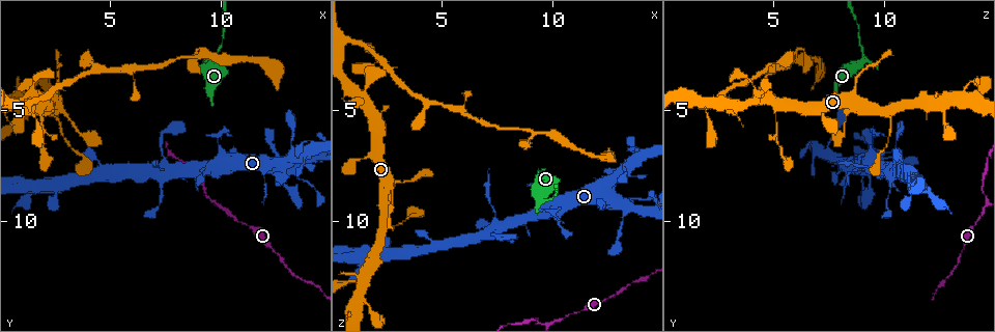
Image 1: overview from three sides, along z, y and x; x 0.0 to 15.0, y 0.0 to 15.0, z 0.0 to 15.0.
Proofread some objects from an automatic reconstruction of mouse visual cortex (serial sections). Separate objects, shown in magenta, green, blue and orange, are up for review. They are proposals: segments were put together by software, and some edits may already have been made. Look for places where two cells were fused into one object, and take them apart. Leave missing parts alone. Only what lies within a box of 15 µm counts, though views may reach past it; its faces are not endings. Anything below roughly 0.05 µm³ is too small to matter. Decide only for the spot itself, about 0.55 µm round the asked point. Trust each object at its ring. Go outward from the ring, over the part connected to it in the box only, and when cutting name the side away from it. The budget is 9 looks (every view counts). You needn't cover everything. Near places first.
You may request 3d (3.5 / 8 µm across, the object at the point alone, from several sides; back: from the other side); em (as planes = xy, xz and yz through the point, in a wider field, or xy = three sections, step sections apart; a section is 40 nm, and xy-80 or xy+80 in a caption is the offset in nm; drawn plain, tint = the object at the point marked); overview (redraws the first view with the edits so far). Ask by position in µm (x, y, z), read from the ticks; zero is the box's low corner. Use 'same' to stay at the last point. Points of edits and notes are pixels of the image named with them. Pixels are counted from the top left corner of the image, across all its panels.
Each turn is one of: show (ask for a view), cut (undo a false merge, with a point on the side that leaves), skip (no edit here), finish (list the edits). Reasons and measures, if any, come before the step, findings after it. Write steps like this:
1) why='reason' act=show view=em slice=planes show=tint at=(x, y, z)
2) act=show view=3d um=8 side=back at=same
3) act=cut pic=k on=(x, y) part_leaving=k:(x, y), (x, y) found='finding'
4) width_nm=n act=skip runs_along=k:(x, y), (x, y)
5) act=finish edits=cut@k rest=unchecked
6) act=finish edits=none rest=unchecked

why='calibre changes' act=show view=3d um=3.5 at=(9.4, 2.8, 9.1)

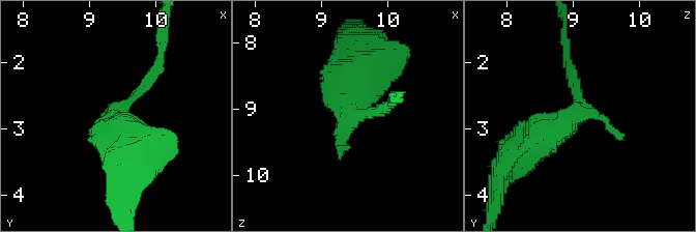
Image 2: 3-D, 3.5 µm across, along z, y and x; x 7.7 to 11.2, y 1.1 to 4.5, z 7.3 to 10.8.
why='need the tissue' act=show view=em slice=xy step=5 show=tint at=(9.45, 2.75, 9.00)

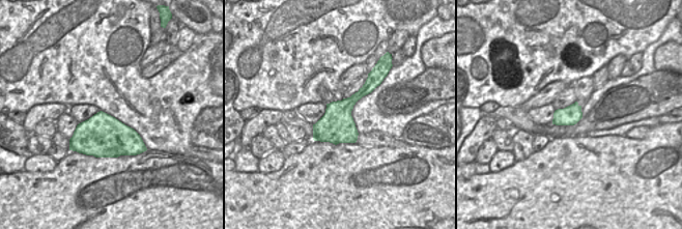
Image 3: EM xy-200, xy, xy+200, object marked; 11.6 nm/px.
act=skip found='one cell here'

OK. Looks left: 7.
why='thick turns thin' act=show view=em slice=xy step=2 show=tint at=(9.0, 2.5, 5.9)

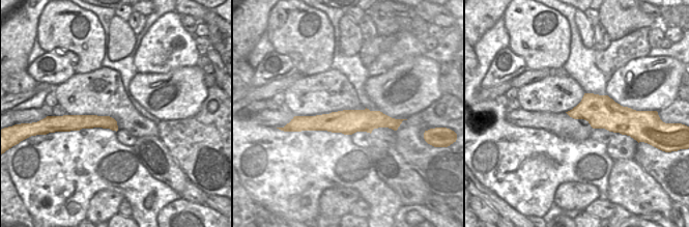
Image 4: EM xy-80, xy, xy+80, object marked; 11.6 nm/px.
act=show view=3d um=3.5 at=same

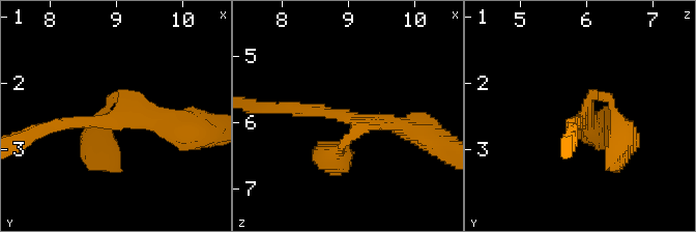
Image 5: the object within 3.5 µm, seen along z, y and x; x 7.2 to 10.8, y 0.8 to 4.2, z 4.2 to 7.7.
arms=3 act=skip runs_along=5:(284, 108), (319, 110), (414, 128) found='all the same cell'

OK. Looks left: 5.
why='thick turns thin' act=show view=3d um=3.5 at=(2.0, 6.1, 5.2)

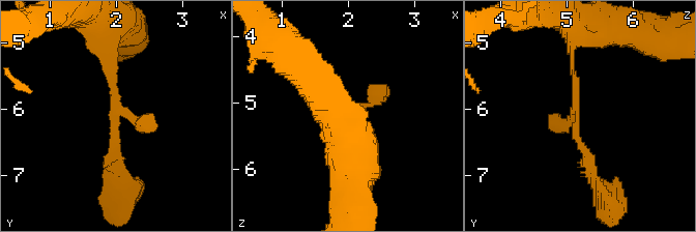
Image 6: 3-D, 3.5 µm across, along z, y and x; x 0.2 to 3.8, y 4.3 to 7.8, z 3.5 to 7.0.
why='now the EM' act=show view=em slice=planes show=tint at=(2.00, 6.15, 5.15)

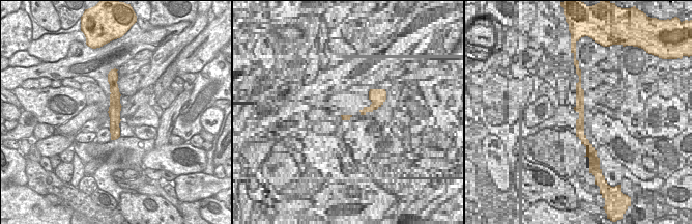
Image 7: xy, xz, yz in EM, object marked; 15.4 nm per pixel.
width_nm=190 act=skip runs_along=7:(113, 83), (113, 137) found='all the same cell'

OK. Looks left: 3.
why='thin neck' act=show view=3d um=3.5 at=(13.0, 7.2, 10.9)

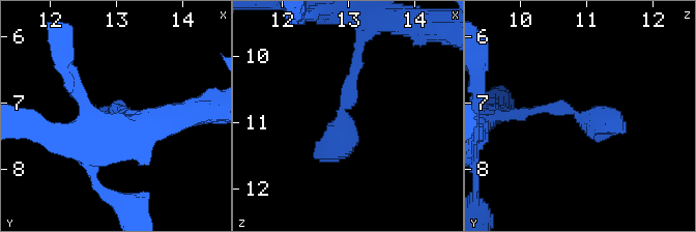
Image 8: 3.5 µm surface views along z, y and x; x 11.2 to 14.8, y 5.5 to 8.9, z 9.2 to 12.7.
act=show view=em slice=xy step=2 show=plain at=(12.95, 7.15, 10.85)

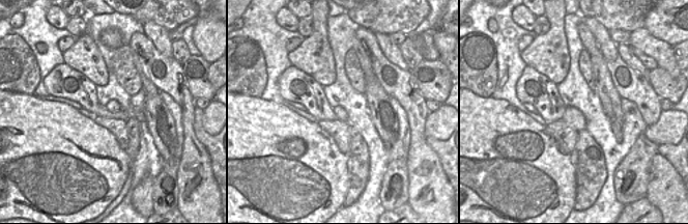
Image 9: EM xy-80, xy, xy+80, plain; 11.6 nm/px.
act=show view=em slice=xy step=2 show=tint at=same

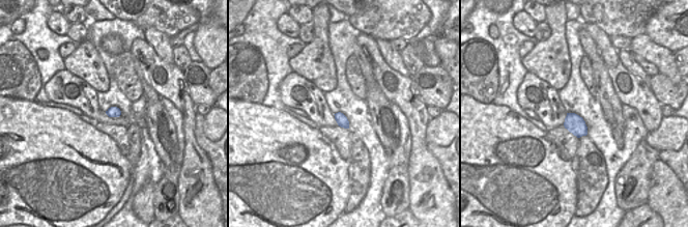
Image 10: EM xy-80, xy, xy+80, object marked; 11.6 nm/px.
act=skip runs_along=8:(359, 52), (340, 142), (321, 157) found='continuous, no second cell'

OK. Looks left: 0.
act=finish edits=none rest=unchecked

